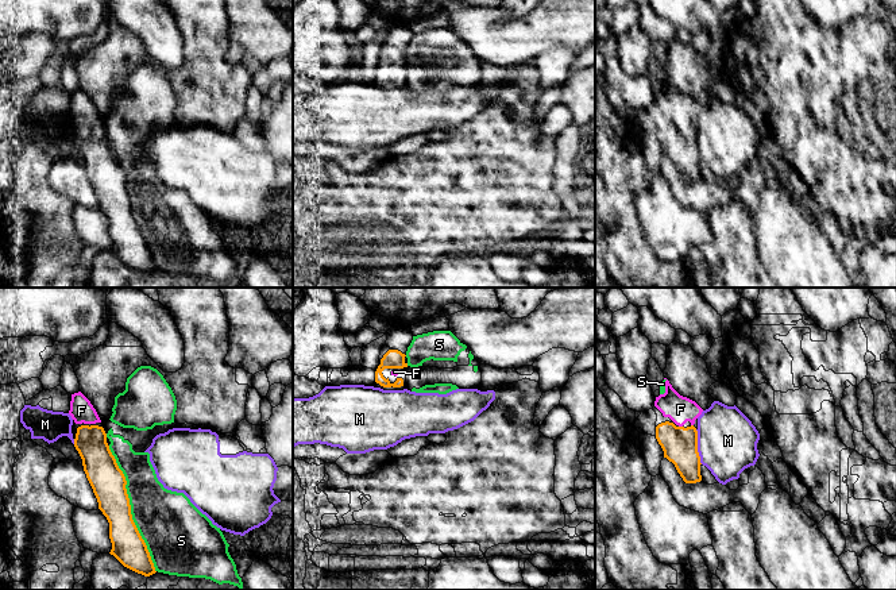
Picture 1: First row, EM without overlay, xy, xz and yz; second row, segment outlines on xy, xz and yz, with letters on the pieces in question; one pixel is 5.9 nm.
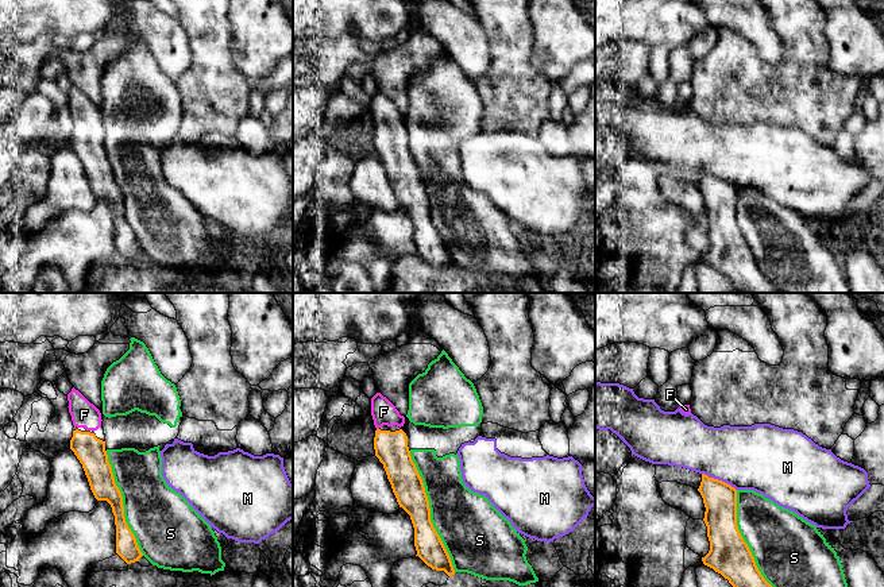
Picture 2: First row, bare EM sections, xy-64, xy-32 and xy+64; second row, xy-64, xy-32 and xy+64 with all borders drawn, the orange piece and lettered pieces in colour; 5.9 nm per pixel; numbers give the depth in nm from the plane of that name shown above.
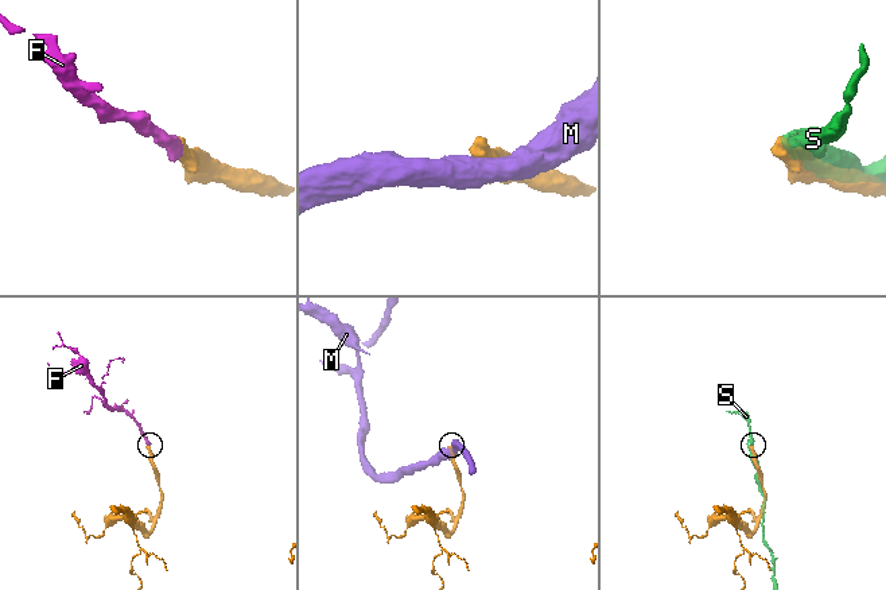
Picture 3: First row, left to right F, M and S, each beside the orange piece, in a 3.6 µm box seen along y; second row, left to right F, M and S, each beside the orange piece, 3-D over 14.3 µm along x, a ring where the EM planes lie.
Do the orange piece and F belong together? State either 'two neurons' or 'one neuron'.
one neuron

